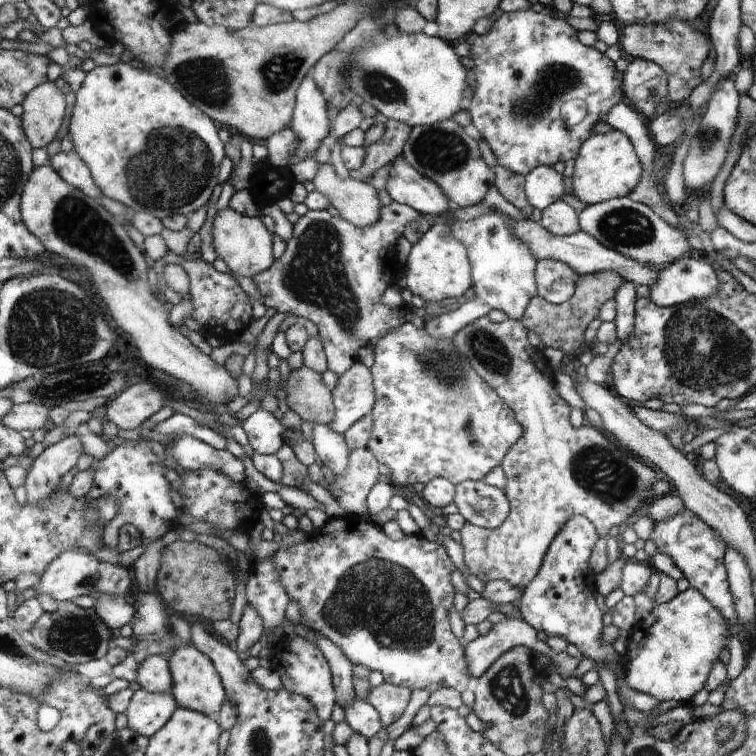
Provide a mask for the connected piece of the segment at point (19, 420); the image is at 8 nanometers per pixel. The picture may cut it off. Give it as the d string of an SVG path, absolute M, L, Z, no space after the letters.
M37 402L15 405L12 412L2 420L2 424L20 432L22 430L40 430L48 424L50 410L51 408Z

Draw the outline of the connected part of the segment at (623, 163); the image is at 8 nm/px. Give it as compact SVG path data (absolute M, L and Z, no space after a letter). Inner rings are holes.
M616 129L606 134L596 133L585 140L580 148L580 154L575 159L572 195L586 206L613 198L628 197L640 182L640 176L642 176L642 164L626 134Z

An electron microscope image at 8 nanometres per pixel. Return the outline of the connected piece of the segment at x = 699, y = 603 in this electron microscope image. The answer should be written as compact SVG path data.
M689 587L684 592L678 593L672 600L664 604L656 604L646 619L640 619L629 630L628 644L626 644L628 647L624 655L624 658L626 658L624 667L626 684L628 684L632 690L653 696L659 701L675 700L681 704L691 702L692 697L705 687L706 680L708 680L708 674L710 674L710 668L714 668L712 664L714 664L714 662L720 662L722 650L728 648L728 638L734 630L730 629L728 622L726 622L724 618L726 618L726 616L722 616L722 614L712 606L711 601L706 600L703 594L700 594L696 588L692 587Z

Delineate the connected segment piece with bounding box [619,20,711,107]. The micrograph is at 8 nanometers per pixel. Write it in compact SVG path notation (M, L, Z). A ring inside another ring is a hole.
M676 20L671 26L662 24L632 23L626 25L620 36L620 48L630 56L658 64L668 76L668 99L671 104L684 106L690 93L702 83L700 68L710 52L709 37L694 30L690 24Z

